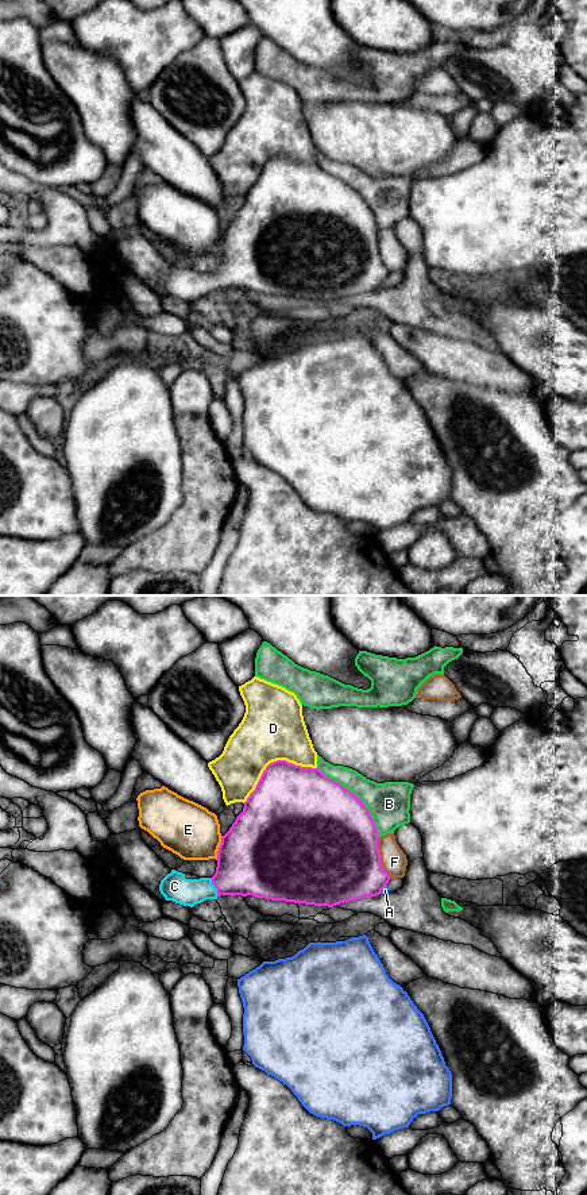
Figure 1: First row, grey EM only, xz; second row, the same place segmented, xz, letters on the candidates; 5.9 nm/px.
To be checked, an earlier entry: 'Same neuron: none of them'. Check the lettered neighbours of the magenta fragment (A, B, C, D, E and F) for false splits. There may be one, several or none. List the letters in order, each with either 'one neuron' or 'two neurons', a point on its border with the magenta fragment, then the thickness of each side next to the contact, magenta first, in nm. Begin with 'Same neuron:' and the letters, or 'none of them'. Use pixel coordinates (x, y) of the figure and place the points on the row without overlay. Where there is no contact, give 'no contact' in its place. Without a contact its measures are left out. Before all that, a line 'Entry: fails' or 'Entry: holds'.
Entry: fails
Same neuron: C
A: two neurons; meets magenta in xz at (383, 282); 400 nm thick on the magenta side, 40 nm on the other
B: two neurons; meets magenta in xz at (356, 192); 500 nm thick on the magenta side, 260 nm on the other
C: one neuron; meets magenta in xz at (215, 281); 380 nm thick on the magenta side, 170 nm on the other
D: two neurons; meets magenta in xz at (273, 157); 420 nm thick on the magenta side, 380 nm on the other
E: two neurons; meets magenta in xz at (219, 243); 480 nm thick on the magenta side, 320 nm on the other
F: two neurons; meets magenta in xz at (379, 253); 500 nm thick on the magenta side, 150 nm on the other

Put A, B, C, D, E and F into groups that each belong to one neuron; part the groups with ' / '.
A / B / C / D / E / F

